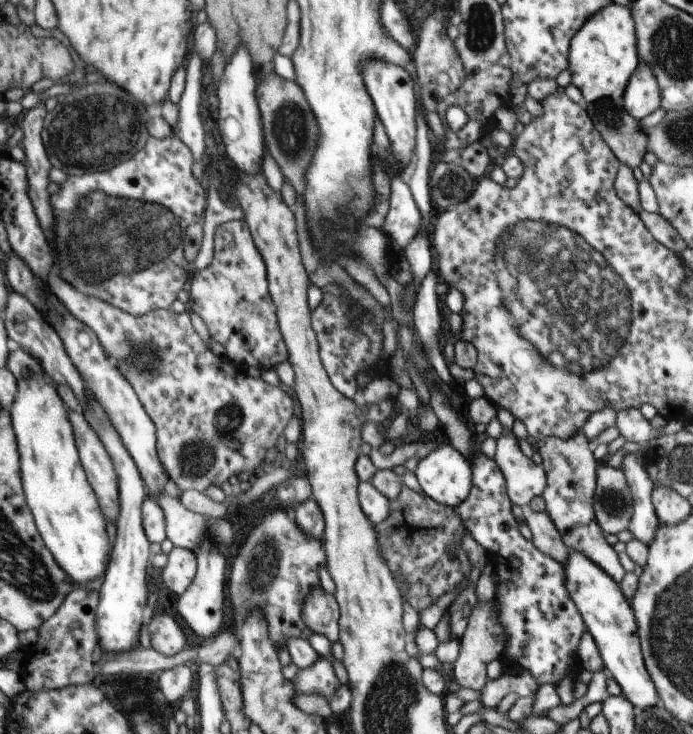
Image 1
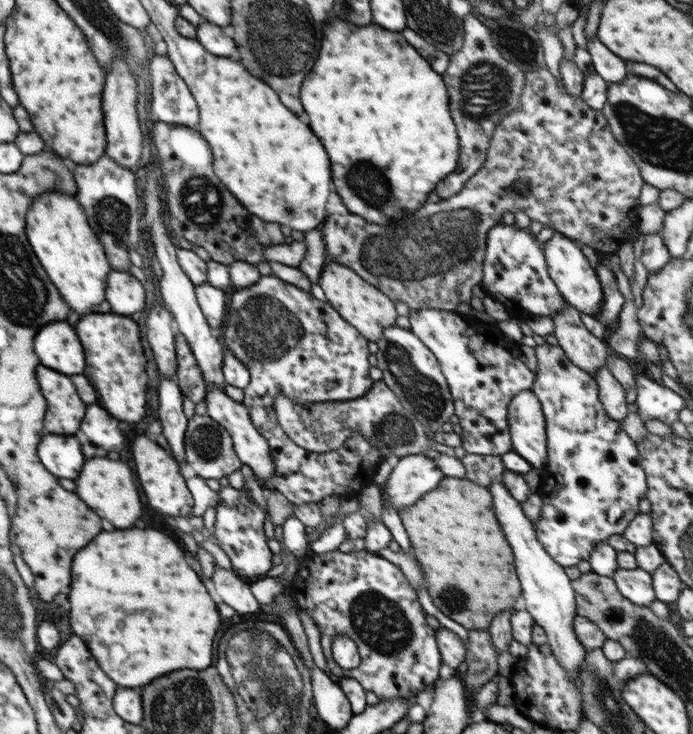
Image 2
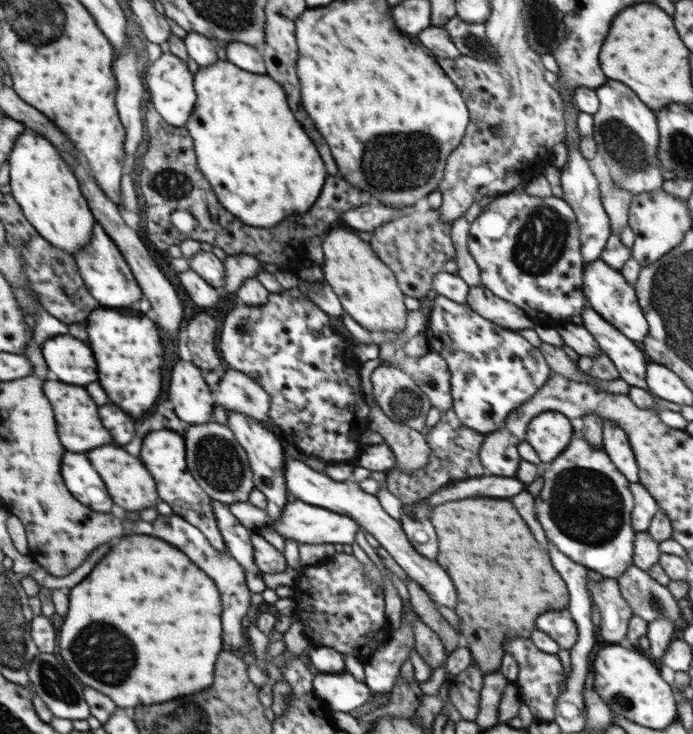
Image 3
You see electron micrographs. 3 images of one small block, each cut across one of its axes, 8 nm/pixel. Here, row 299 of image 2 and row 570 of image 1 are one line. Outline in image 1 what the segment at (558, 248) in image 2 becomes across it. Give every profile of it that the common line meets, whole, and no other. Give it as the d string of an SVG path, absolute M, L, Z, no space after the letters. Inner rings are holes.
M571 549L569 554L563 566L566 574L566 590L600 650L604 670L620 685L623 695L636 710L646 710L656 706L659 694L646 670L631 602L626 600L619 584L597 564L588 560L585 554Z

